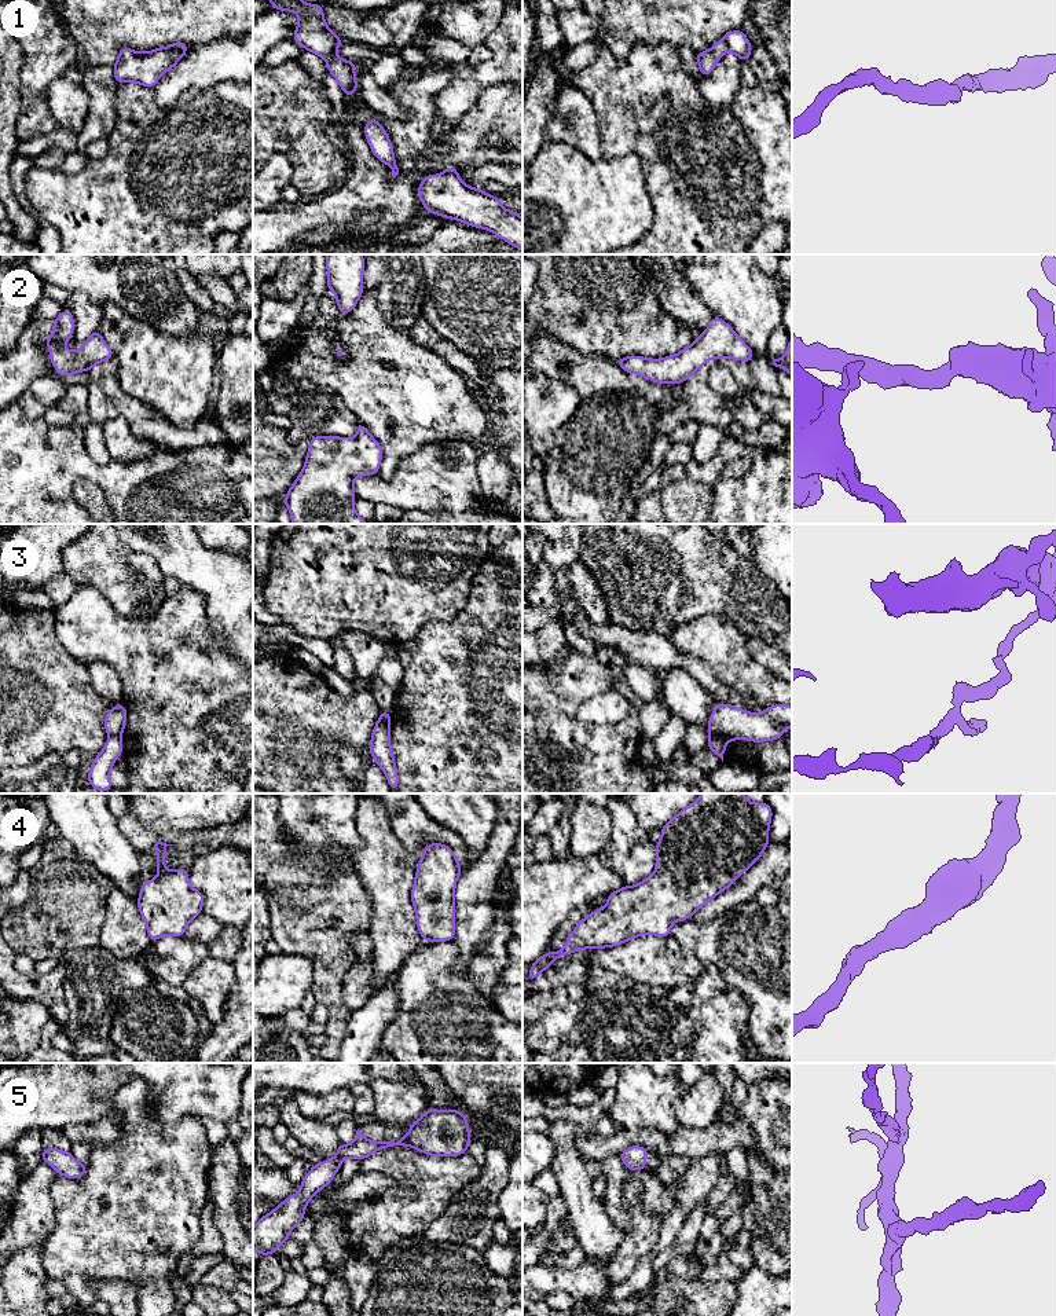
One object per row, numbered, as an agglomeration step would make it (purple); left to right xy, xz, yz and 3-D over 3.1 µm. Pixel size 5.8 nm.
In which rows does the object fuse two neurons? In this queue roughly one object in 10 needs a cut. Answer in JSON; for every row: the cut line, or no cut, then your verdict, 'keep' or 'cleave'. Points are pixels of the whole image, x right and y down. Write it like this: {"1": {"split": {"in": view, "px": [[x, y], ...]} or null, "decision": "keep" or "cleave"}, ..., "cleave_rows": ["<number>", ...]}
{"1": {"split": null, "decision": "keep"}, "2": {"split": null, "decision": "keep"}, "3": {"split": {"in": "yz", "px": [[710, 733], [725, 741]]}, "decision": "cleave"}, "4": {"split": null, "decision": "keep"}, "5": {"split": null, "decision": "keep"}, "cleave_rows": ["3"]}

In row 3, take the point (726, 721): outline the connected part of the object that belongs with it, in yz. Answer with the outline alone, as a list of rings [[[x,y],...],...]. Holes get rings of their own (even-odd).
[[[716,704],[710,721],[710,734],[725,741],[748,740],[755,743],[780,740],[785,727],[792,727],[792,705],[776,704],[754,714],[732,704]]]

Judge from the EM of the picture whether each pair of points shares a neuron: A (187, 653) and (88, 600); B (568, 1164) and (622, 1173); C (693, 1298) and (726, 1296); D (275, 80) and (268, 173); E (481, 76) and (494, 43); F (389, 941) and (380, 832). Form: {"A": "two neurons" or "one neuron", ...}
{"A": "one neuron", "B": "two neurons", "C": "one neuron", "D": "two neurons", "E": "one neuron", "F": "one neuron"}

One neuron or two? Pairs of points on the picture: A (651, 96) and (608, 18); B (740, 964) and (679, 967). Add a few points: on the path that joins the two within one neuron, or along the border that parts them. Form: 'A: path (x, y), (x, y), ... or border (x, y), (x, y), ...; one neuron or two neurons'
A: border (601, 41), (616, 57), (637, 43), (659, 44); two neurons
B: border (677, 942), (688, 956), (701, 963); two neurons

